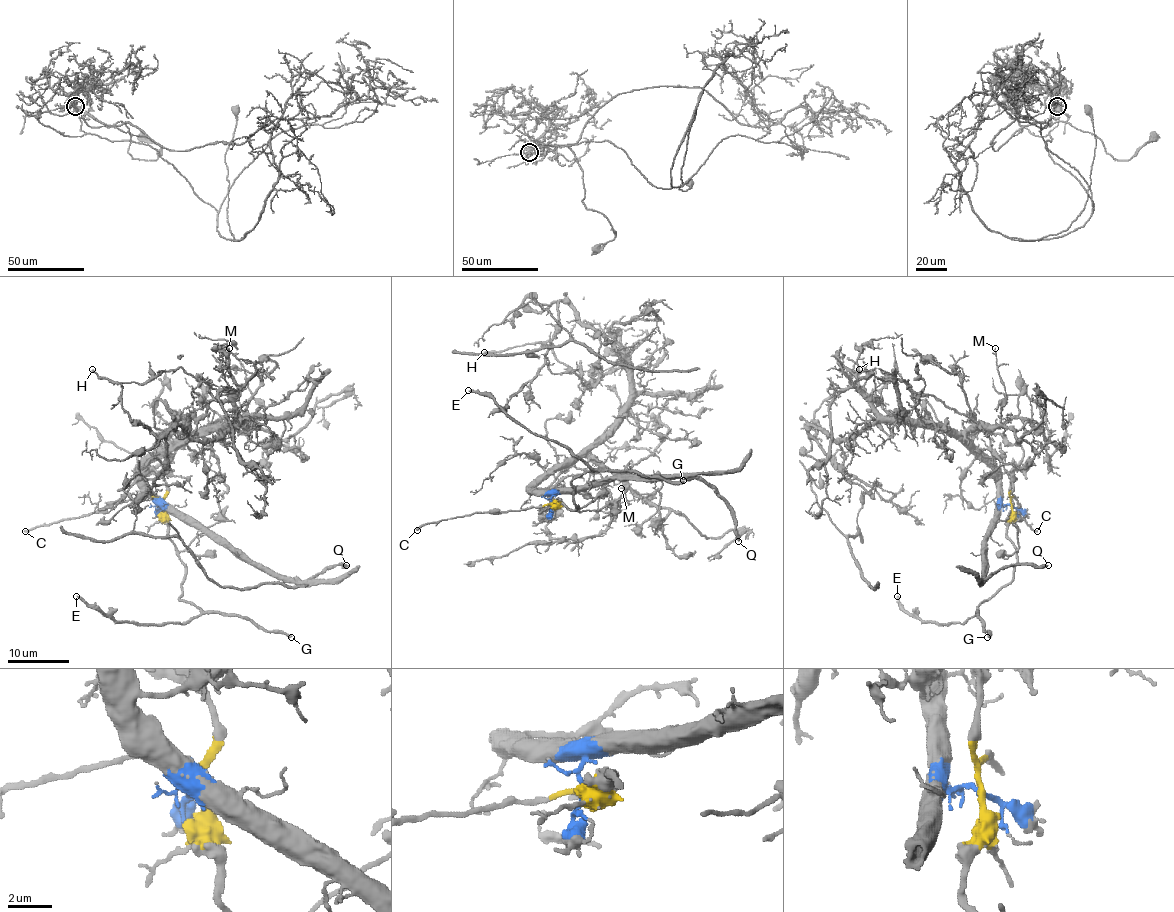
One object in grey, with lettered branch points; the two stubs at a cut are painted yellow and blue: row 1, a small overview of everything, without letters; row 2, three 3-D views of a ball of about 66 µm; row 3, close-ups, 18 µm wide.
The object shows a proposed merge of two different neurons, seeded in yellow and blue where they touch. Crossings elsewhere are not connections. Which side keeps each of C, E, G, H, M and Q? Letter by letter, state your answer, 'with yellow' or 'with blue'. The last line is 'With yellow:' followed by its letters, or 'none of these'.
C: with yellow
E: with yellow
G: with yellow
H: with blue
M: with blue
Q: with blue
With yellow: C, E, G

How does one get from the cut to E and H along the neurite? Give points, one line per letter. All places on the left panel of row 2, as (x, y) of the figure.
E: (161, 506), (167, 538), (184, 567), (180, 597), (198, 608), (200, 613), (183, 623), (116, 622), (76, 596)
H: (161, 506), (143, 468), (230, 425), (238, 413), (180, 367), (140, 384), (100, 378), (93, 369)

